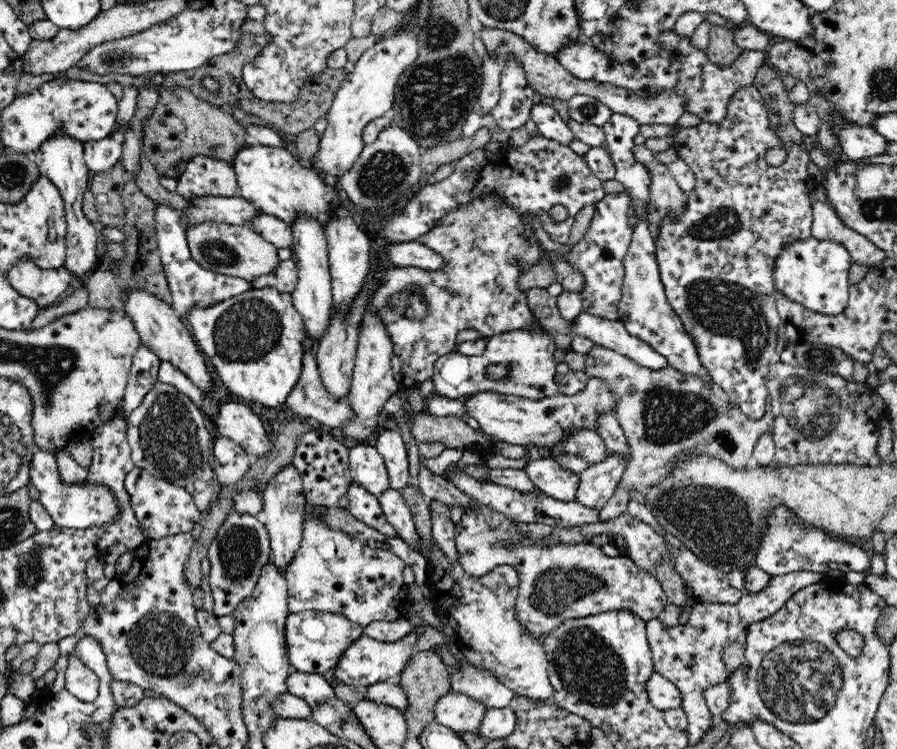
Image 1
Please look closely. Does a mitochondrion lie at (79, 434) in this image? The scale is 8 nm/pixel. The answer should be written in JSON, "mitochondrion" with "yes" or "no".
{"mitochondrion":"no"}

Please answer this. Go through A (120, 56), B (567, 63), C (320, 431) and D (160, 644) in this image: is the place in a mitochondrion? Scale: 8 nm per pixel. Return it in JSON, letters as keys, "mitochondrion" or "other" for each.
{"A":"mitochondrion","B":"other","C":"other","D":"mitochondrion"}

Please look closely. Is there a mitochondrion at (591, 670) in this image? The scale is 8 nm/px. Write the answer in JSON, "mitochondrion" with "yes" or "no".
{"mitochondrion":"yes"}

